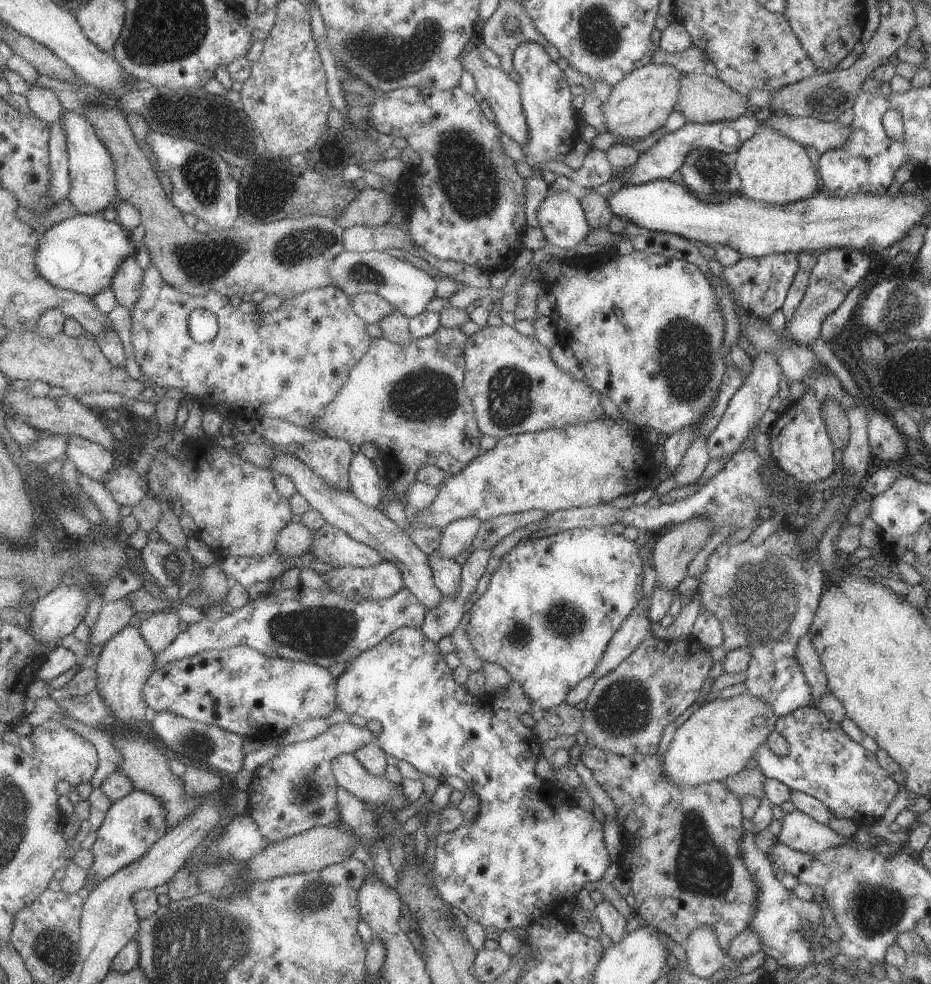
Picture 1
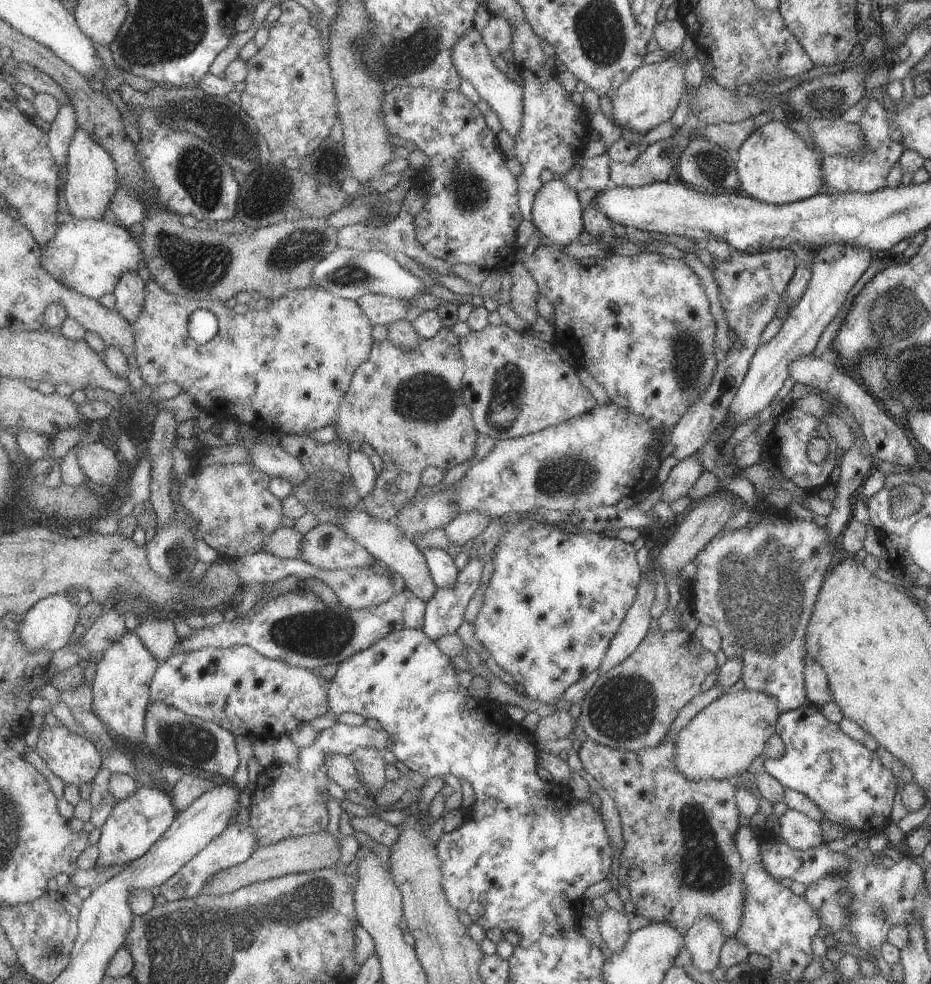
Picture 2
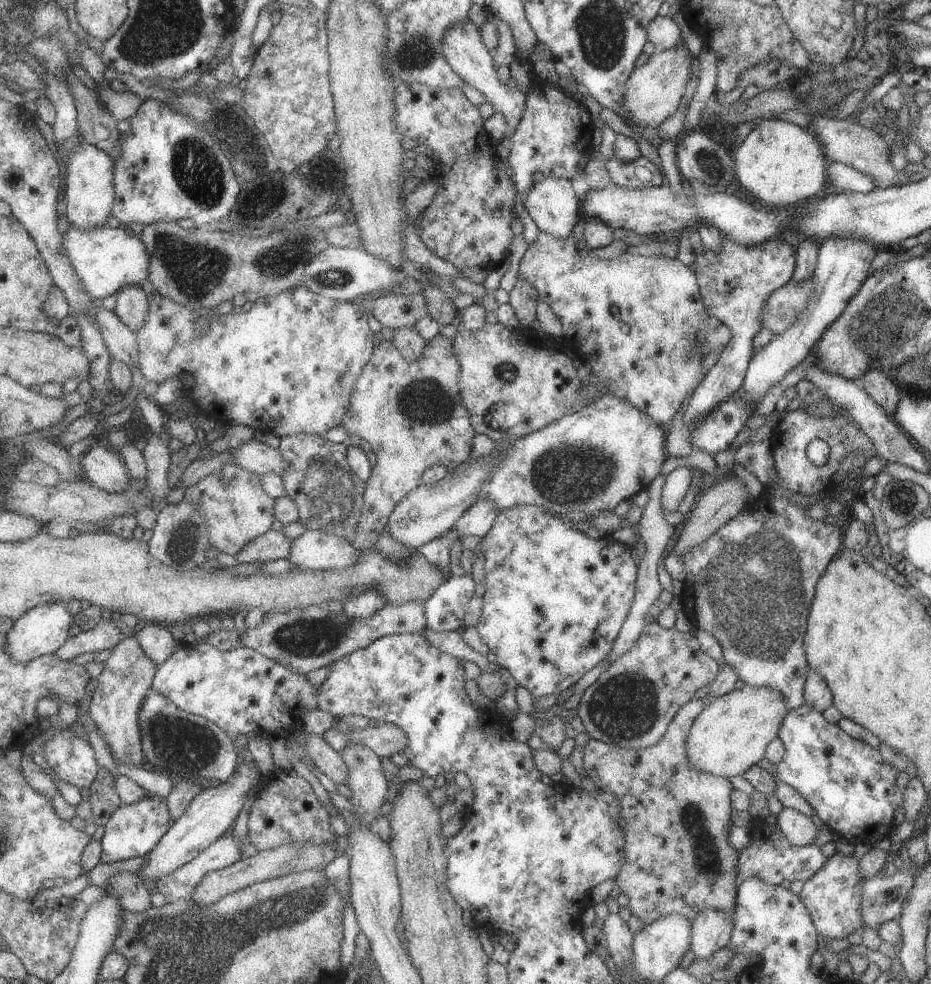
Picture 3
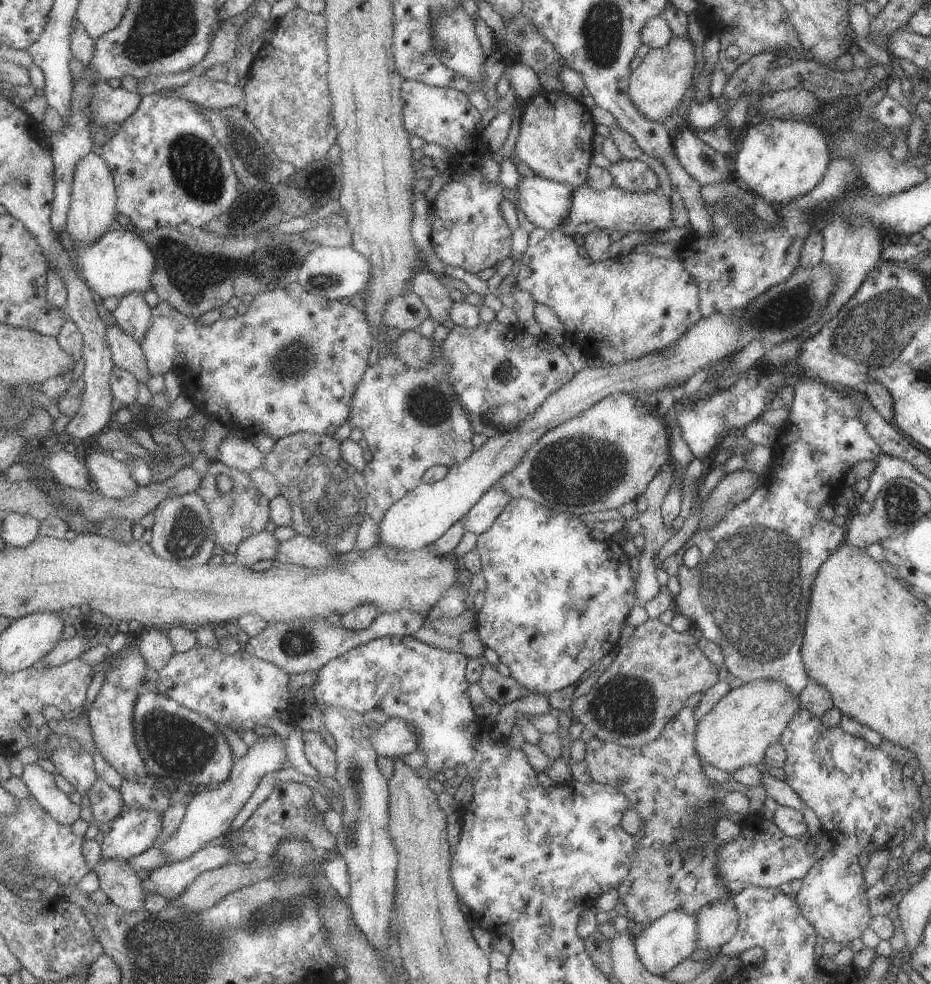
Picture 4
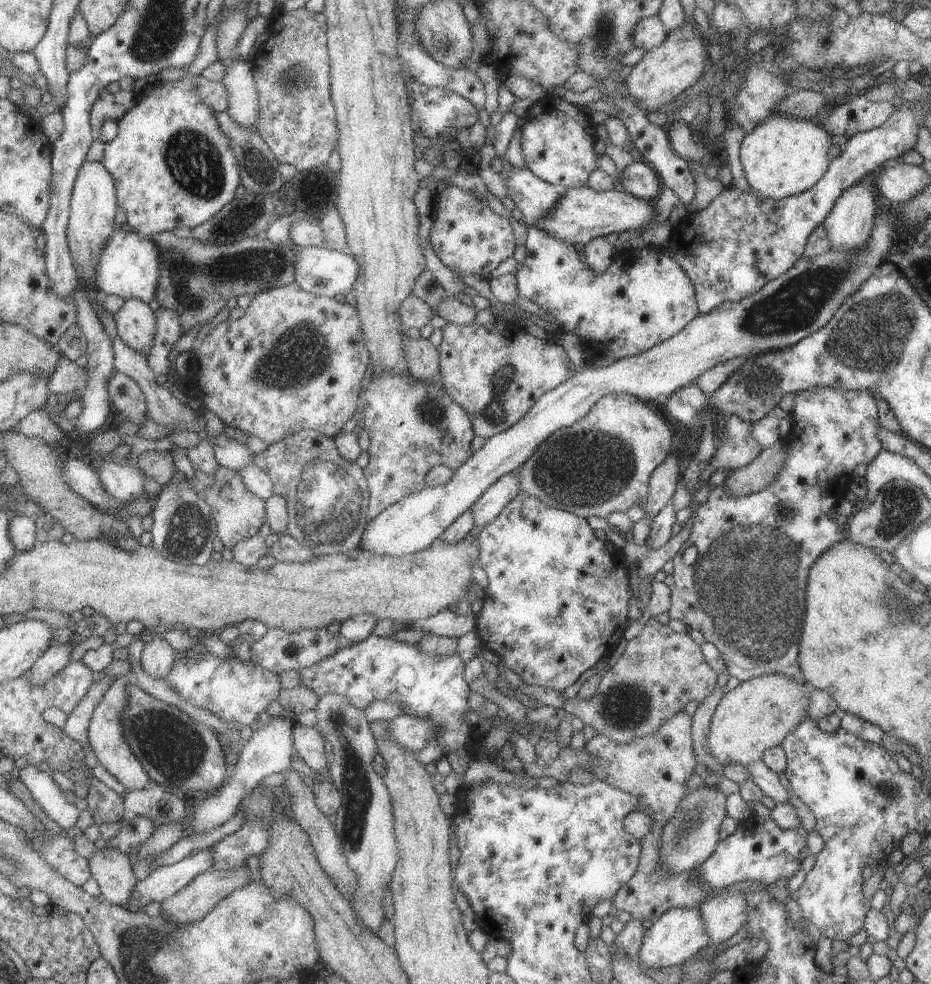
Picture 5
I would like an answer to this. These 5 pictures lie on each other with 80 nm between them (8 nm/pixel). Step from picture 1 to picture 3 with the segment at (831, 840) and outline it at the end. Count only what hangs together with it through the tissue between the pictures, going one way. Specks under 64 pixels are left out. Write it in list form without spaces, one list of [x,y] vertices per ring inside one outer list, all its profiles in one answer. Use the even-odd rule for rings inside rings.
[[[783,807],[777,817],[777,831],[791,846],[805,846],[814,842],[818,834],[816,826],[807,816]]]

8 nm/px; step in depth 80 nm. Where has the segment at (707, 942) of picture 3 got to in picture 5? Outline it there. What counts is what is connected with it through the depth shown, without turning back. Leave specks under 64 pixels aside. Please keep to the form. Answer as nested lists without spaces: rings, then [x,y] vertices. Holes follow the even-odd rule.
[[[720,890],[703,901],[698,910],[705,936],[709,936],[711,944],[720,945],[731,940],[745,923],[745,892]]]

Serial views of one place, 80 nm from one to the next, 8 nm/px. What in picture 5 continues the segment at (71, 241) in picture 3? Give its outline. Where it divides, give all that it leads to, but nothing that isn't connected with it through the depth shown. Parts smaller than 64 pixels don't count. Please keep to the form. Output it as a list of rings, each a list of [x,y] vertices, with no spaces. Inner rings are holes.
[[[123,227],[115,232],[103,246],[103,254],[97,266],[96,288],[103,294],[115,295],[125,300],[139,298],[144,302],[158,299],[157,286],[161,278],[161,254],[159,246],[151,237],[143,237],[139,232]]]

